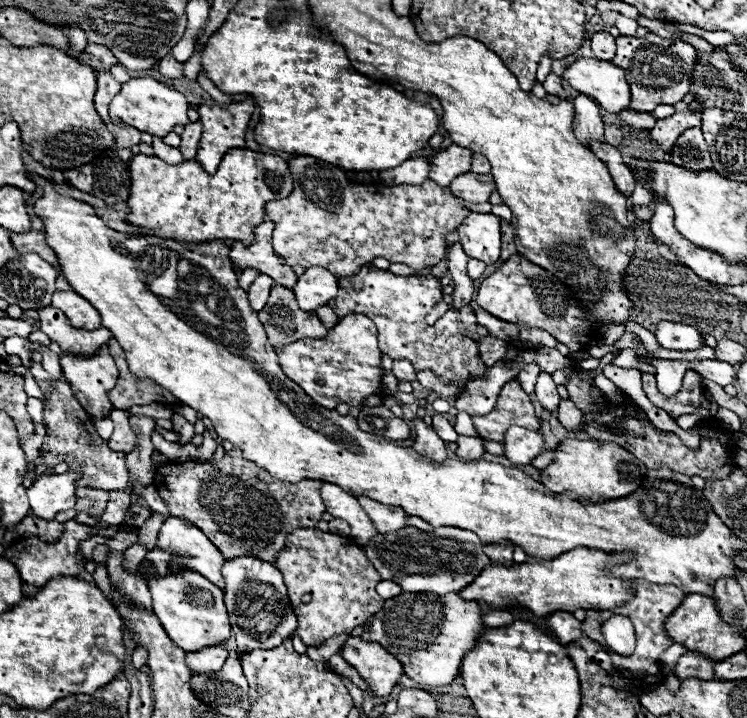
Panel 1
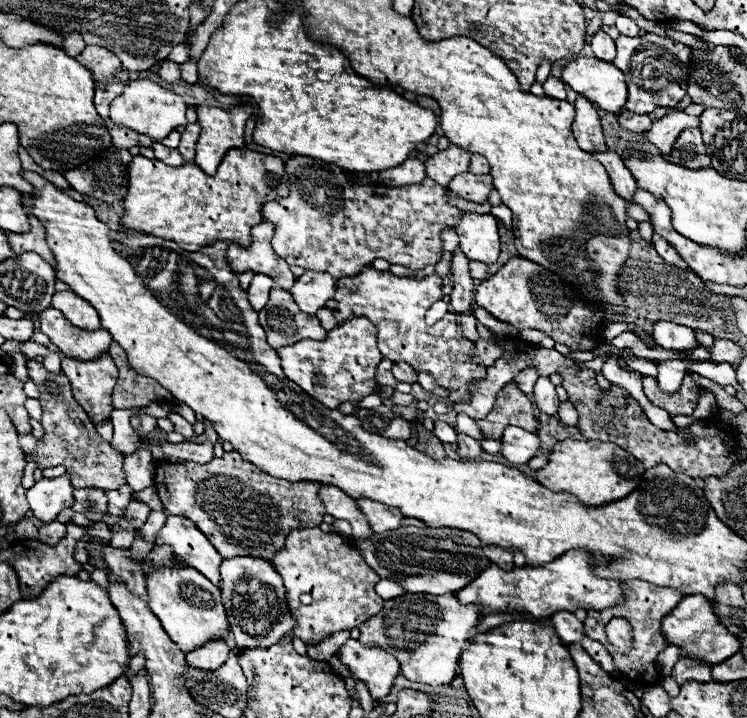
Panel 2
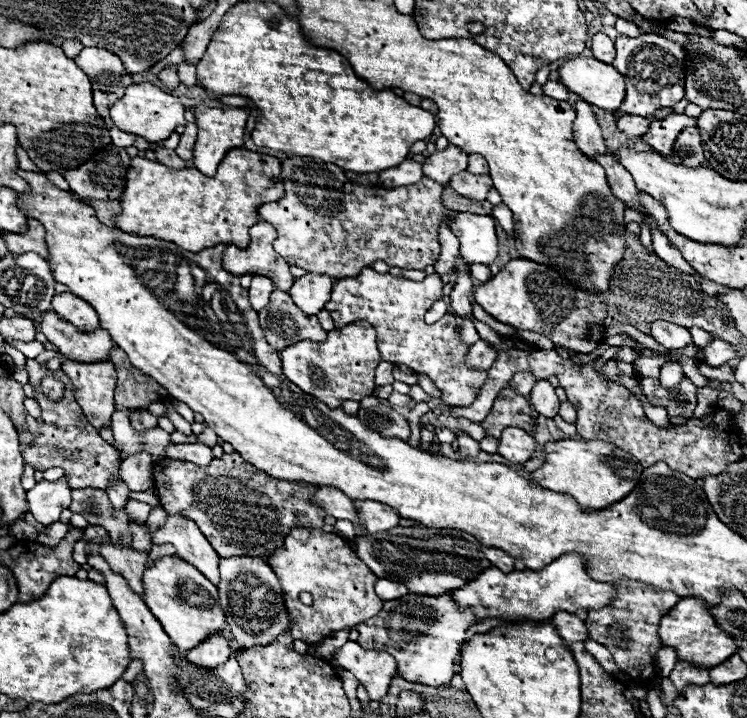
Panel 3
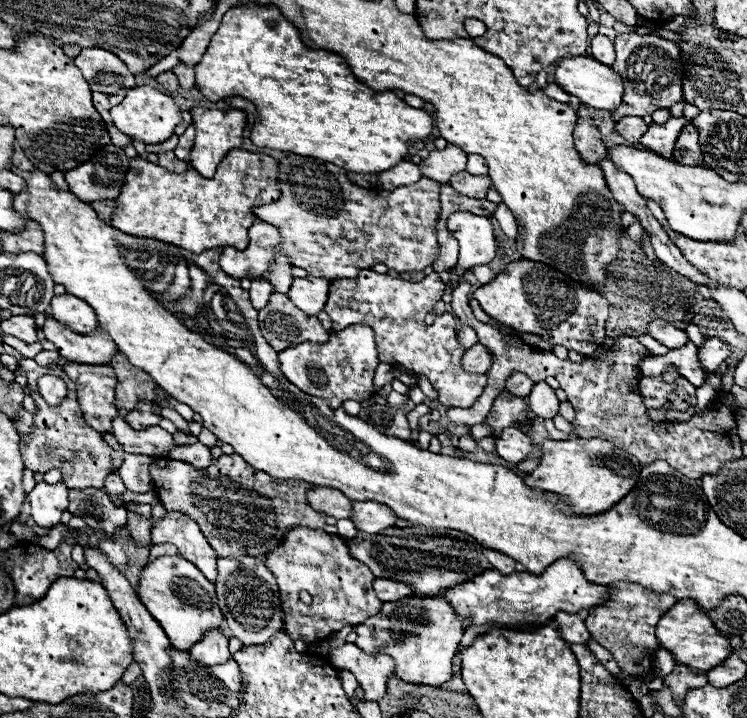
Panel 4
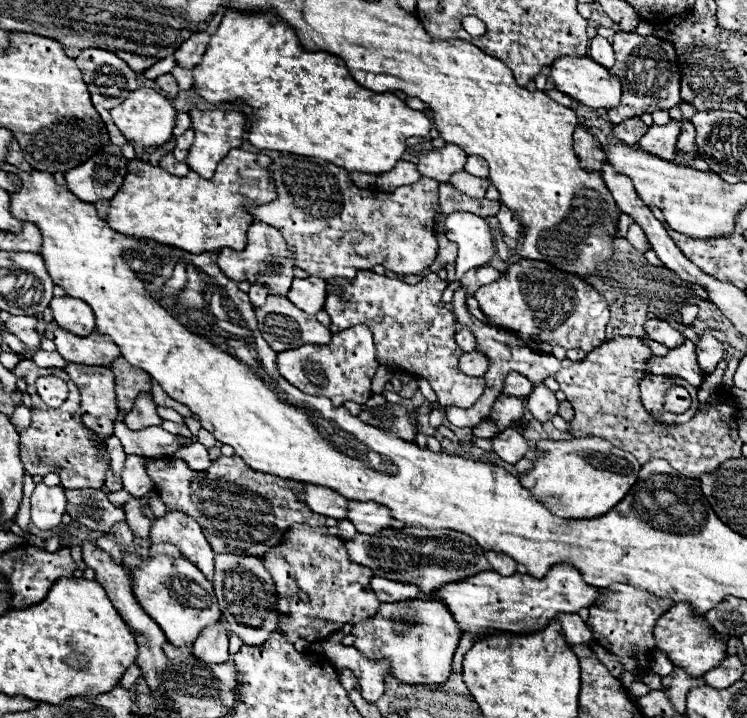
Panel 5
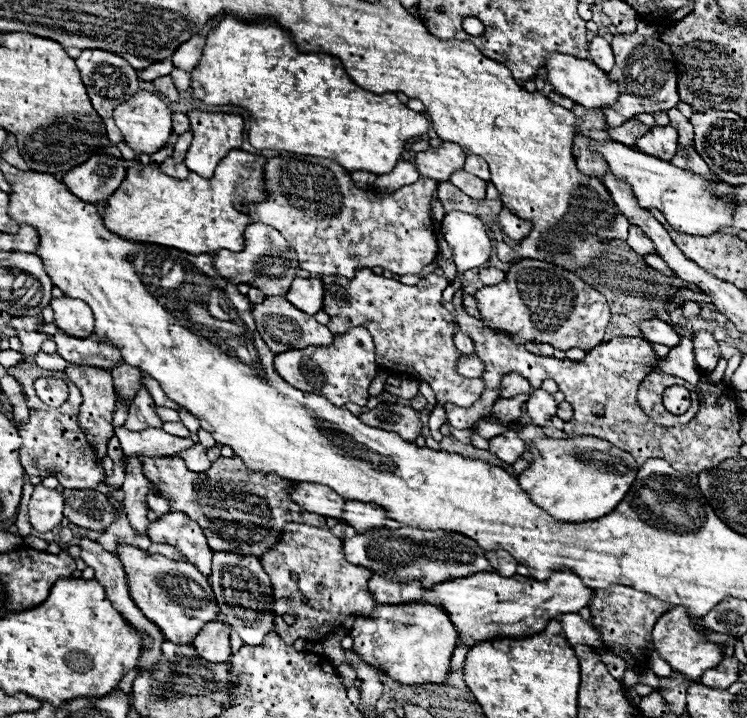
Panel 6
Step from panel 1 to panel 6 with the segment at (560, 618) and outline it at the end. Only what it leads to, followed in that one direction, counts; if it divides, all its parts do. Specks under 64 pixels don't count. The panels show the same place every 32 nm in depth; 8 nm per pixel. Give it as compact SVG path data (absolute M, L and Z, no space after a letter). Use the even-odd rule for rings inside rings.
M564 614L562 616L562 626L564 626L564 636L566 640L576 646L576 644L584 644L584 646L592 646L592 648L606 648L602 642L602 636L598 634L596 626L582 620L578 614Z

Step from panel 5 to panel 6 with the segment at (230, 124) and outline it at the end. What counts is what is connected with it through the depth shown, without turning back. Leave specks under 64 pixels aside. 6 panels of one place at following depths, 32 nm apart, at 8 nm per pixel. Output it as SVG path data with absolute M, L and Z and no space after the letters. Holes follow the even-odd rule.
M188 112L188 120L192 126L194 140L186 152L184 164L188 166L190 172L196 172L202 178L212 178L214 168L218 162L230 152L240 148L242 144L242 134L244 134L244 120L236 114L210 114L210 112Z

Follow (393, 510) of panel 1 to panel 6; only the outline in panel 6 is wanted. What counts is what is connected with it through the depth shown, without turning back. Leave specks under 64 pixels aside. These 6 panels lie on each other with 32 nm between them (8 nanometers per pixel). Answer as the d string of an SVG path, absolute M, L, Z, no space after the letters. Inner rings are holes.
M346 502L342 522L350 524L356 532L368 532L372 528L382 528L386 522L386 512L378 510L378 506L370 506L364 502Z

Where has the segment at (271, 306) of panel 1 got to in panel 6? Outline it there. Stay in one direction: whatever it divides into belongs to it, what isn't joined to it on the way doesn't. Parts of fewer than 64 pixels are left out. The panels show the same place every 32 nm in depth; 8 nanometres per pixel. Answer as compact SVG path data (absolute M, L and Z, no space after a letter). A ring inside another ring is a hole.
M284 296L264 298L262 304L252 306L252 316L256 322L258 334L274 354L280 354L286 350L300 350L304 346L330 346L334 342L334 334L324 324L316 322L314 316L294 310L294 306L290 306L290 302L286 302Z

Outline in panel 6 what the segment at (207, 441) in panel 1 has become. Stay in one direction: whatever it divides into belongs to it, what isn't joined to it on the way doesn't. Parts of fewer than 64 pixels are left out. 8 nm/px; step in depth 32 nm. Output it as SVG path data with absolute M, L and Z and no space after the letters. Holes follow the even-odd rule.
M194 444L190 450L184 450L182 454L178 454L184 462L186 462L186 466L190 468L190 470L194 470L194 472L206 472L210 466L212 466L212 462L206 458L206 454L204 454L204 446L200 446L200 444Z

